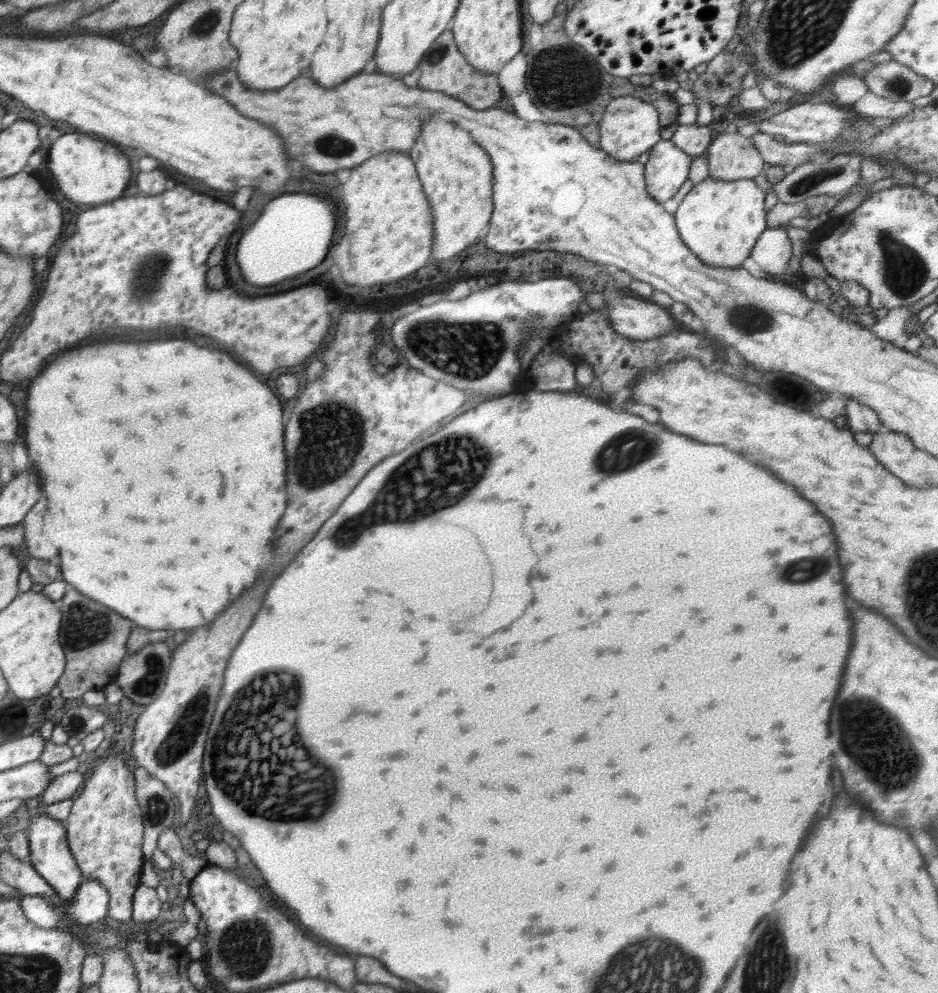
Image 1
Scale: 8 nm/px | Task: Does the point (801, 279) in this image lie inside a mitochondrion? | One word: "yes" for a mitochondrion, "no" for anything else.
no

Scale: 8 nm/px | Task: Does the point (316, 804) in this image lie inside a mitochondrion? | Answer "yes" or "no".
yes

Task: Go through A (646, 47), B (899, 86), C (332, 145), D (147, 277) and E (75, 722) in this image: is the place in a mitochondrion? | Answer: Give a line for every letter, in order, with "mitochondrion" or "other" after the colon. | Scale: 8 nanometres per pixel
A: other
B: mitochondrion
C: mitochondrion
D: mitochondrion
E: mitochondrion

